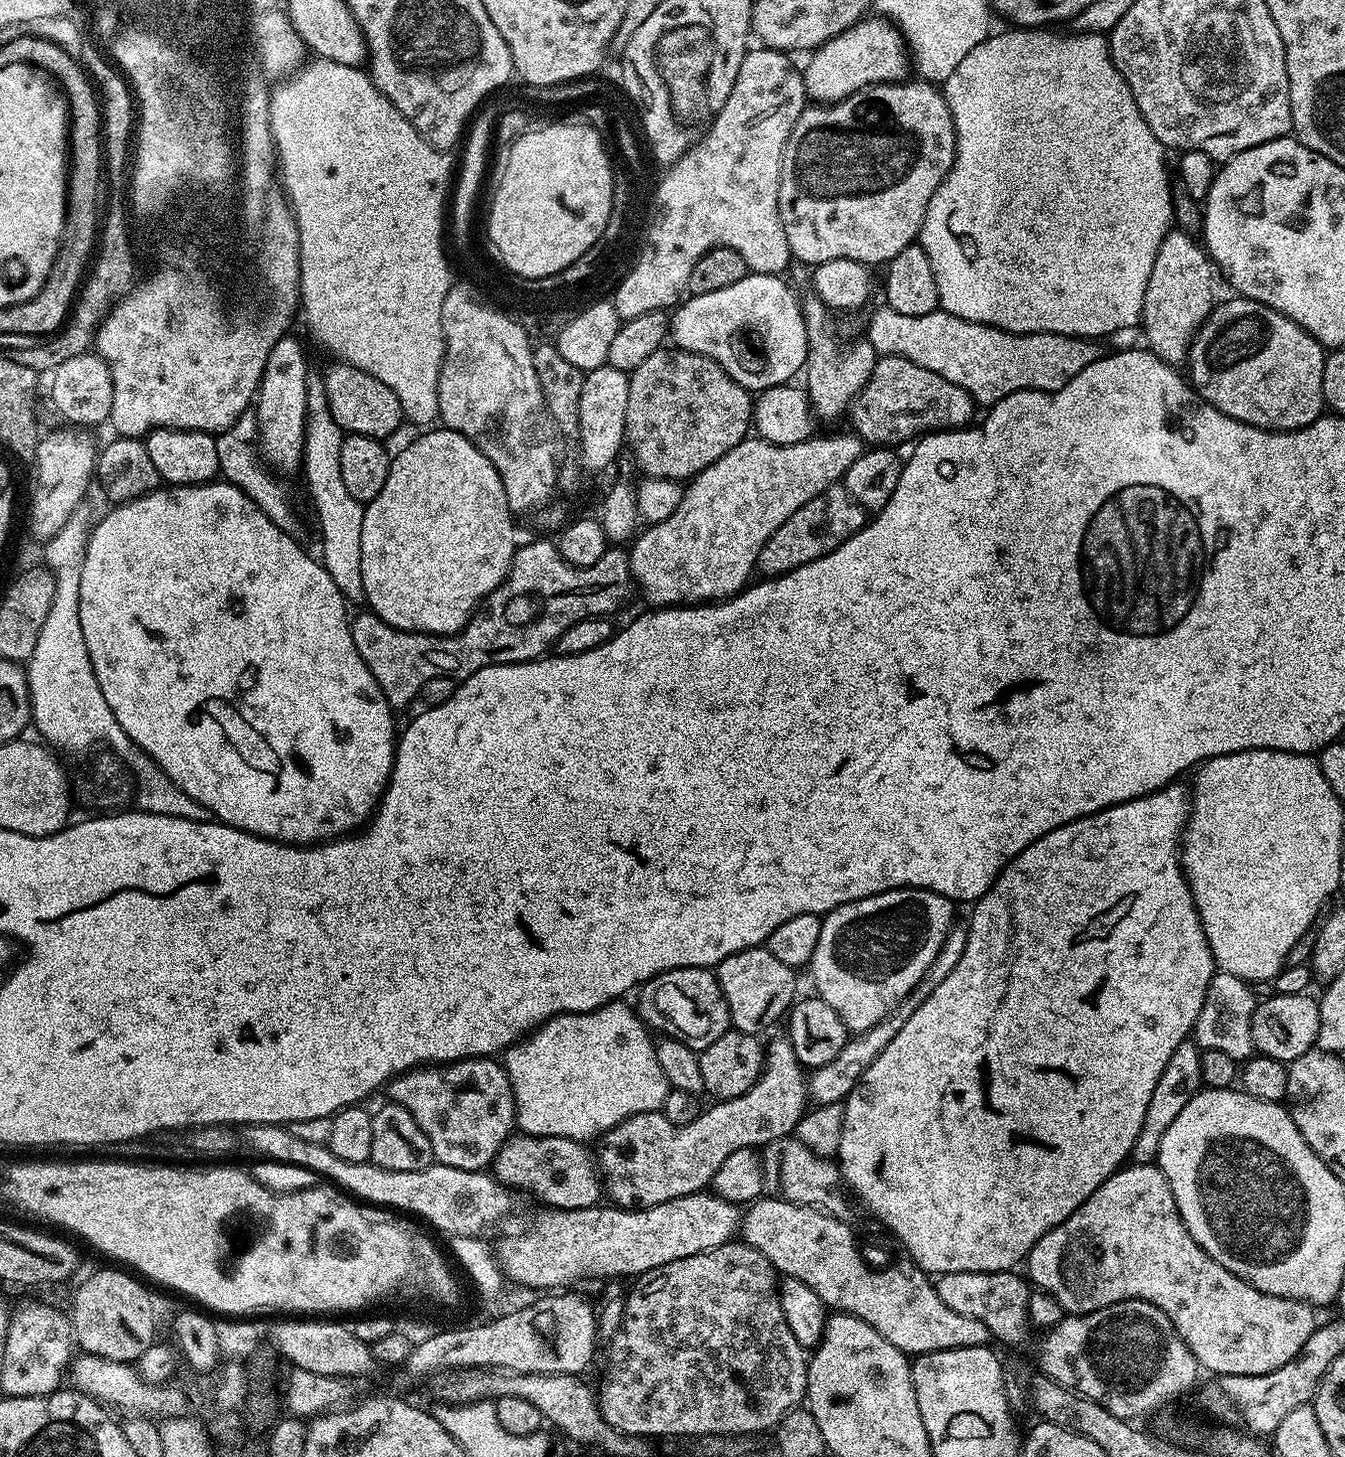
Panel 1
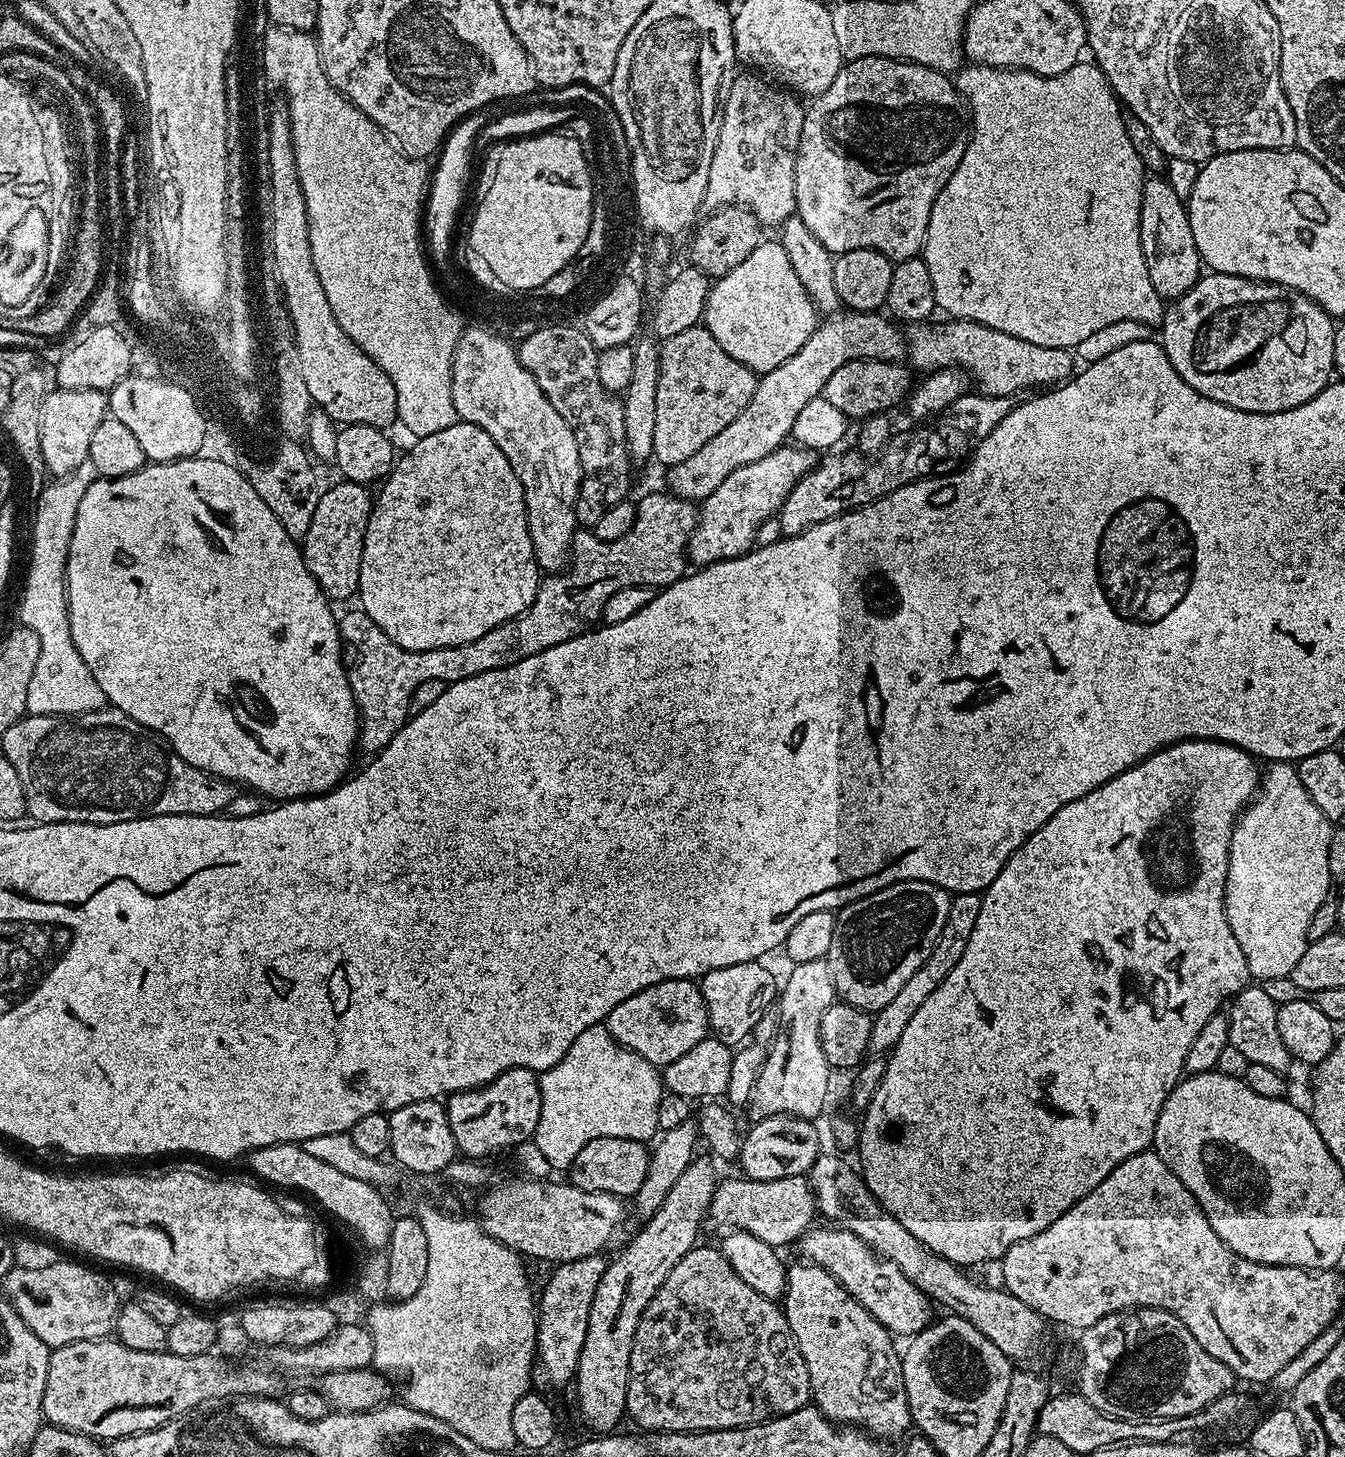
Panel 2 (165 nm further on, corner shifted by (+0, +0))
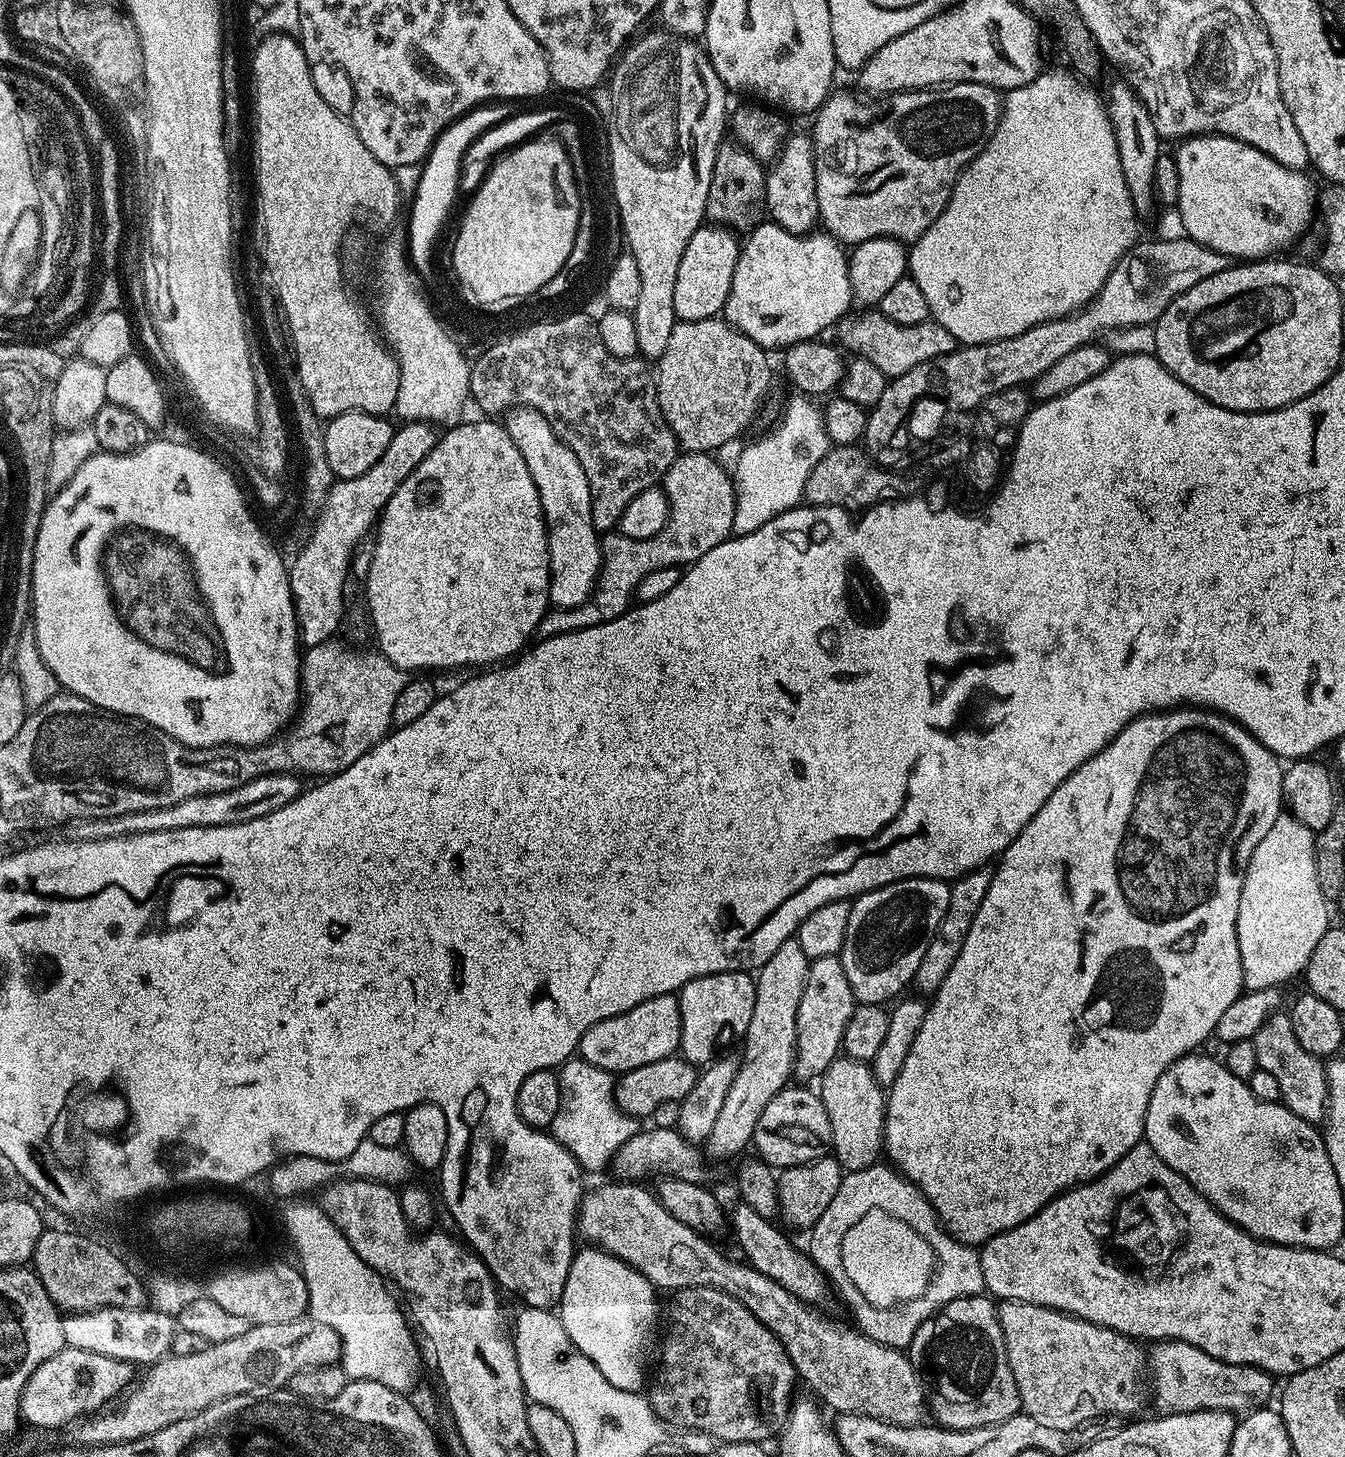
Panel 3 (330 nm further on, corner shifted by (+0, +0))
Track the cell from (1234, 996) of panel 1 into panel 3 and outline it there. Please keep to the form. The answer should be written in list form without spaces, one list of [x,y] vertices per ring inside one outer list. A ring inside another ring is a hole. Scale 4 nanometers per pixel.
[[[1281,1010],[1270,1016],[1256,1031],[1251,1039],[1254,1050],[1258,1050],[1258,1062],[1262,1070],[1270,1070],[1278,1078],[1280,1098],[1298,1118],[1308,1124],[1319,1125],[1325,1119],[1328,1107],[1328,1069],[1325,1061],[1319,1056],[1302,1050],[1298,1038],[1294,1038],[1294,1026],[1291,1015]]]

